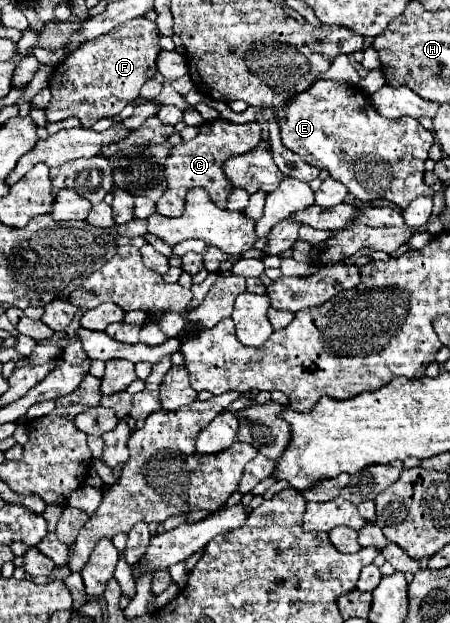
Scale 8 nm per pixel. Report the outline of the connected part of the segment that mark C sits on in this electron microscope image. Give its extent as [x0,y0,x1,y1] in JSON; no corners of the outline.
[157,118,261,216]

